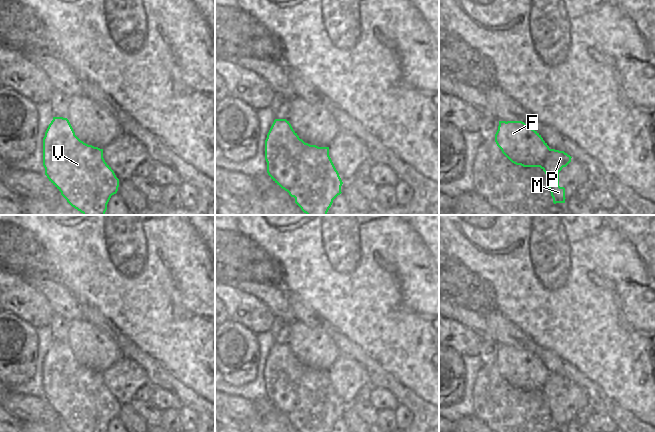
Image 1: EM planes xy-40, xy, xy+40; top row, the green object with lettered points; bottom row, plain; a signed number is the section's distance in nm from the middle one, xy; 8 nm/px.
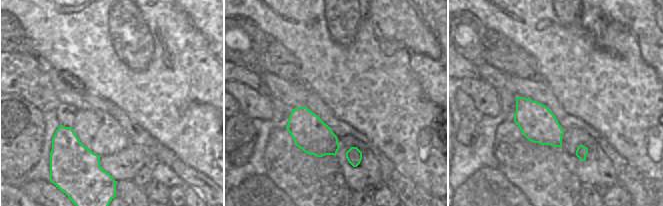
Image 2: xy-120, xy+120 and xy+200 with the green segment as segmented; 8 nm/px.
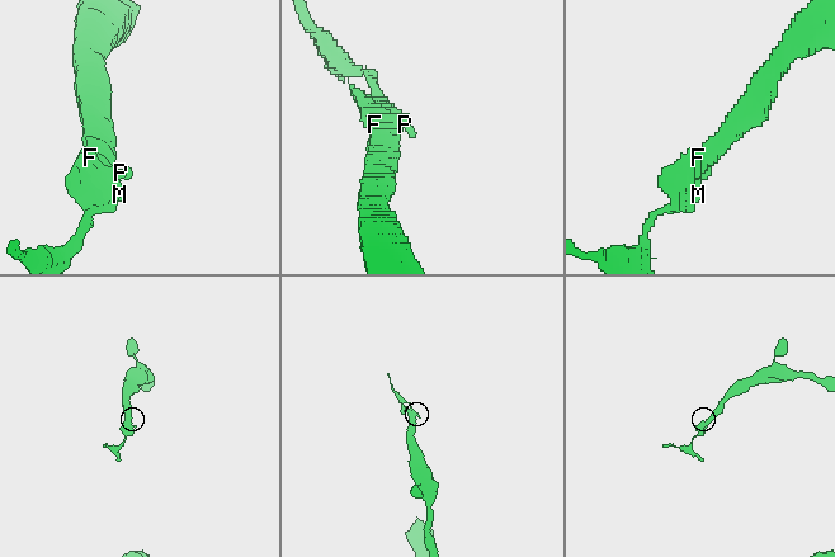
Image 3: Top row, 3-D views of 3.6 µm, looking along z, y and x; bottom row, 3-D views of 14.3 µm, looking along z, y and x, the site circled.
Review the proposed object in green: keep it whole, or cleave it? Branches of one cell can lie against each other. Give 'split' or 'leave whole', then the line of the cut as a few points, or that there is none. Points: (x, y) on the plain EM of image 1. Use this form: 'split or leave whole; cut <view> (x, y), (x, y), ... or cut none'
split; cut xy-40 (62, 342), (62, 358), (68, 364), (76, 365)

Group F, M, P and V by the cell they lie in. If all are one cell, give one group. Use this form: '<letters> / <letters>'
F / M P V

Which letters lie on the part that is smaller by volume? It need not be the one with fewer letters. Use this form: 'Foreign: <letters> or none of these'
Foreign: M, P, V.

